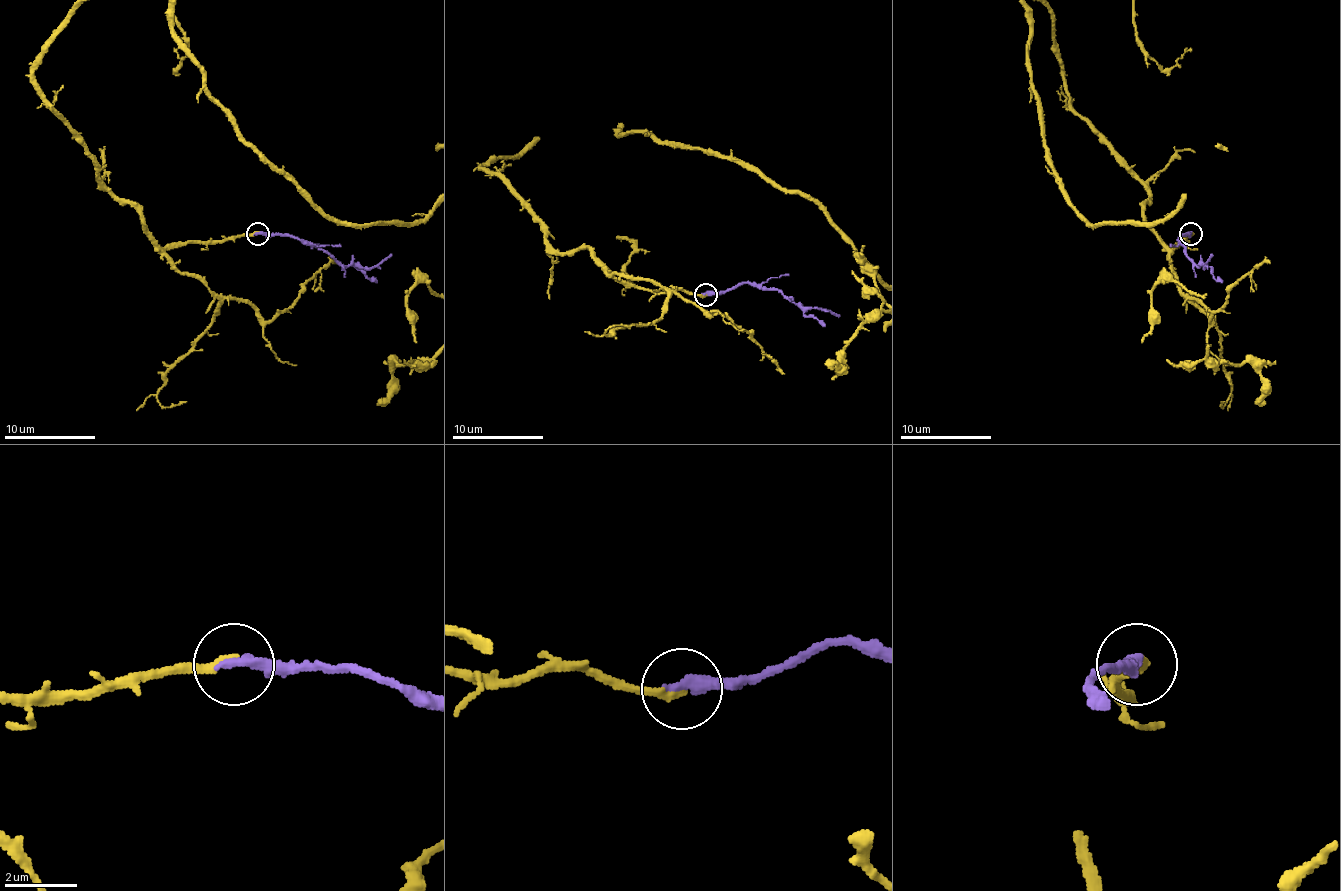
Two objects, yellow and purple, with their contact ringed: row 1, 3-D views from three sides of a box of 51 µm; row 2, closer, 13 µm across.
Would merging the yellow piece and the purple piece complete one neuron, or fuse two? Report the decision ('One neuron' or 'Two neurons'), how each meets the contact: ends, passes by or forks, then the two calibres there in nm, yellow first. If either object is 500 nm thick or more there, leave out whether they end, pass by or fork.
One neuron. At the ring yellow ends. At the ring purple ends. Thickness 260 nm (yellow) against 380 nm

